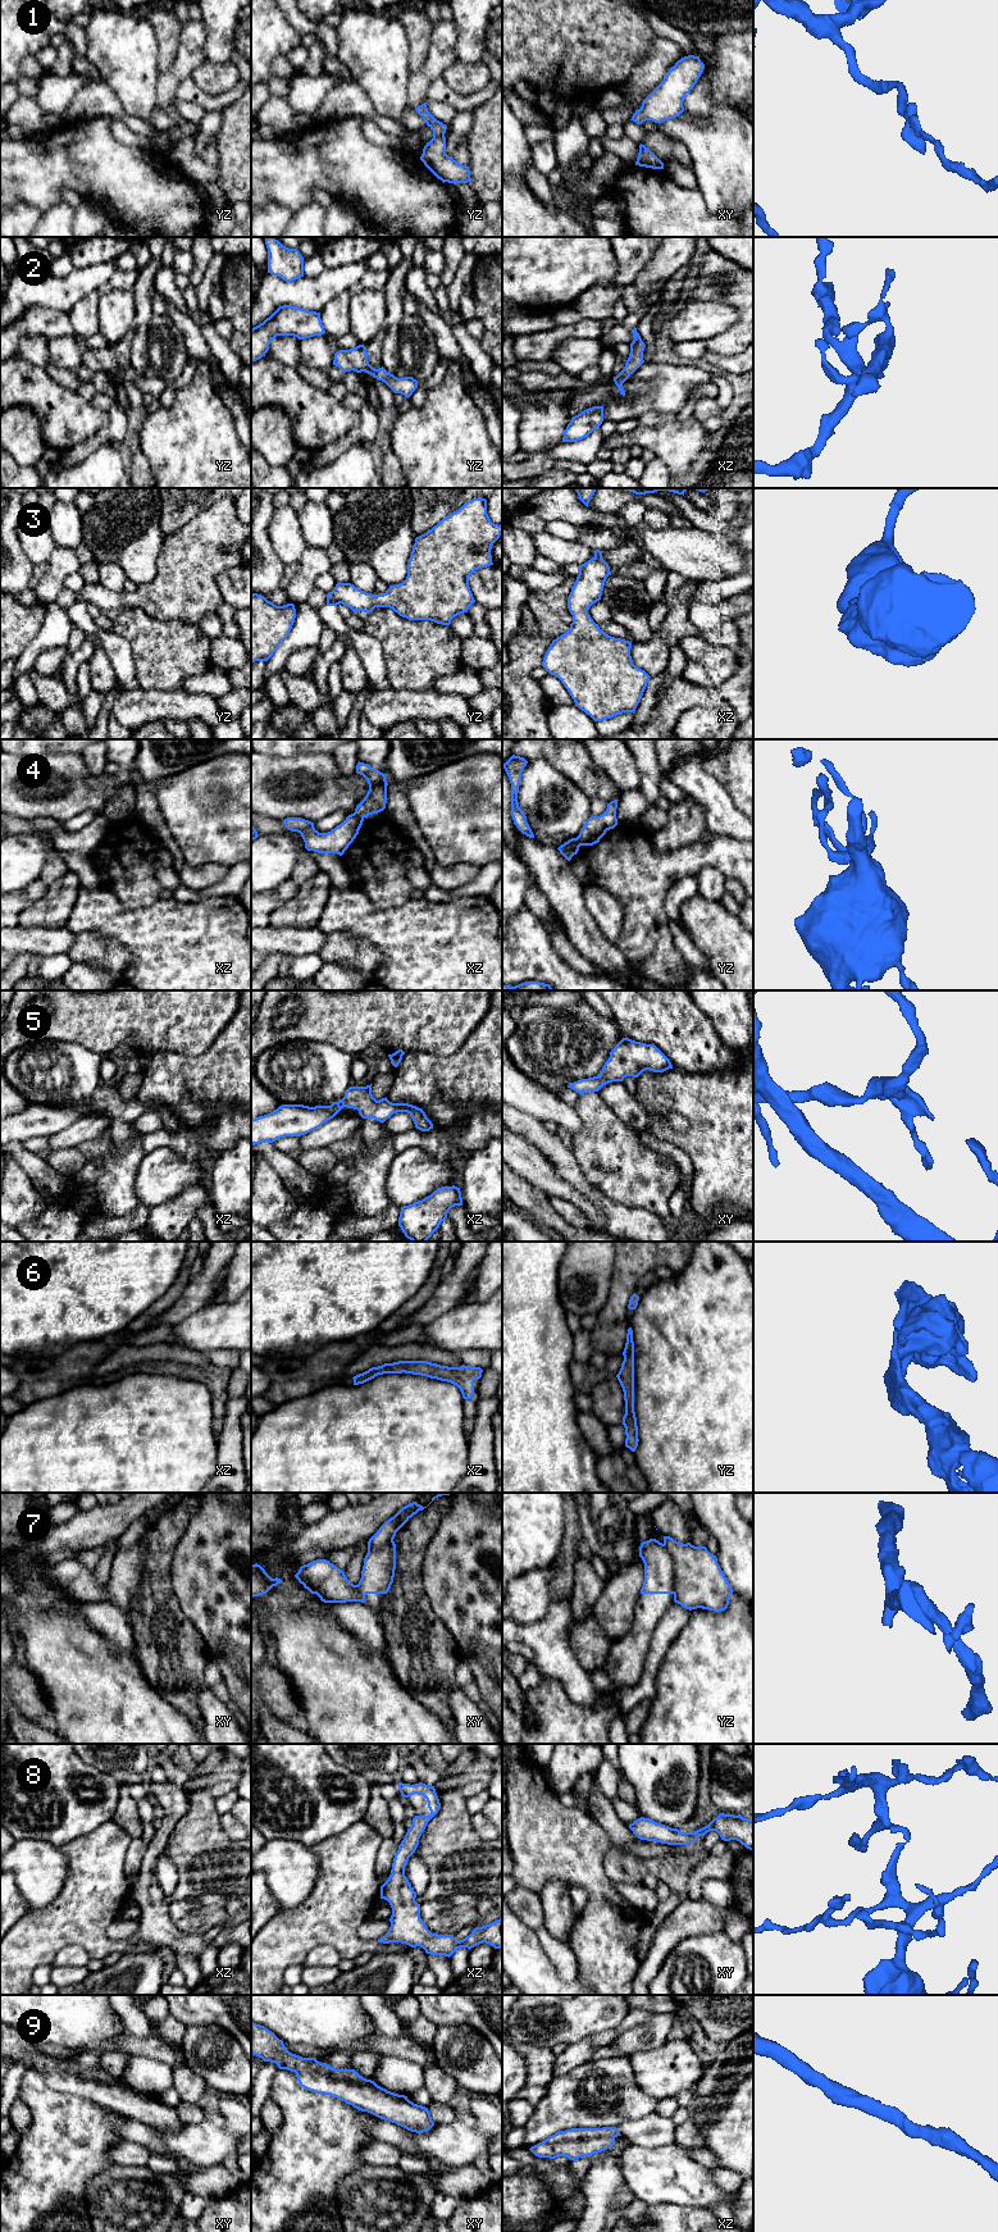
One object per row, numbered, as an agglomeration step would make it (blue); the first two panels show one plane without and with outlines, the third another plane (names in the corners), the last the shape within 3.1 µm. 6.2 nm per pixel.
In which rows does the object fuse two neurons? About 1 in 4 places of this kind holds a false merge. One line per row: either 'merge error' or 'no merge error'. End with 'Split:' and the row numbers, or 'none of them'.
1: no merge error
2: no merge error
3: no merge error
4: merge error
5: no merge error
6: no merge error
7: merge error
8: no merge error
9: no merge error
Split: 4, 7

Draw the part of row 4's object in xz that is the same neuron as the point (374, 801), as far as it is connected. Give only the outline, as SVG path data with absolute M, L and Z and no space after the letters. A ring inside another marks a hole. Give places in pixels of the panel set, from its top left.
M360 761L356 765L356 773L366 779L369 791L364 800L356 806L354 814L360 817L368 817L369 815L383 811L388 800L388 783L386 780L386 775L370 765Z

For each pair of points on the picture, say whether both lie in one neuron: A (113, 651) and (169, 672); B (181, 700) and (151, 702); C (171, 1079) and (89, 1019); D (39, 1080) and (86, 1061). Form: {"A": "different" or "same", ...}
{"A": "different", "B": "same", "C": "different", "D": "same"}

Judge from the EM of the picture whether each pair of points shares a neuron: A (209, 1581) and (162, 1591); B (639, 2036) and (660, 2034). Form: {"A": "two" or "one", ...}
{"A": "two", "B": "one"}

